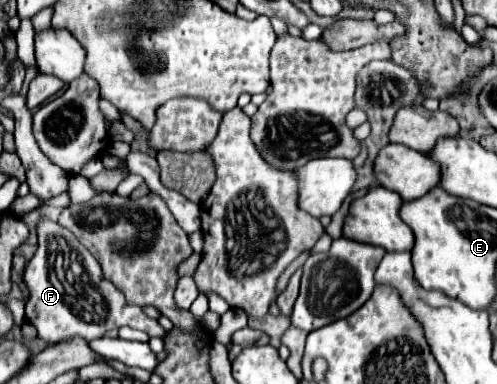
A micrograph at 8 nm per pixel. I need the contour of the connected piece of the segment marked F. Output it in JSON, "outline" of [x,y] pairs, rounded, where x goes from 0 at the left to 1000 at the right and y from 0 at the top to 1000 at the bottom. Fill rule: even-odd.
{"outline":[[[82,573],[74,589],[74,615],[78,641],[50,693],[46,719],[58,750],[50,802],[54,833],[74,854],[82,885],[91,885],[95,896],[119,896],[159,875],[171,891],[183,891],[211,875],[211,865],[243,849],[264,849],[296,865],[300,875],[328,880],[332,859],[320,849],[320,839],[300,828],[288,802],[260,792],[252,766],[227,734],[211,734],[199,682],[139,599],[111,578]],[[151,682],[167,698],[159,724],[155,714],[143,714],[143,688]]]}

